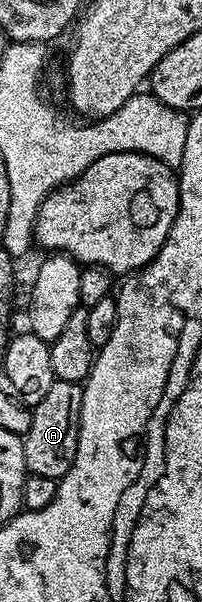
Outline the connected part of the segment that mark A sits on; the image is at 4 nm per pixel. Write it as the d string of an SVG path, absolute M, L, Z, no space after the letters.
M57 379L50 385L46 397L31 408L32 420L28 423L28 432L23 432L24 452L29 472L42 477L59 480L72 467L78 449L80 432L80 410L84 388L81 384Z

